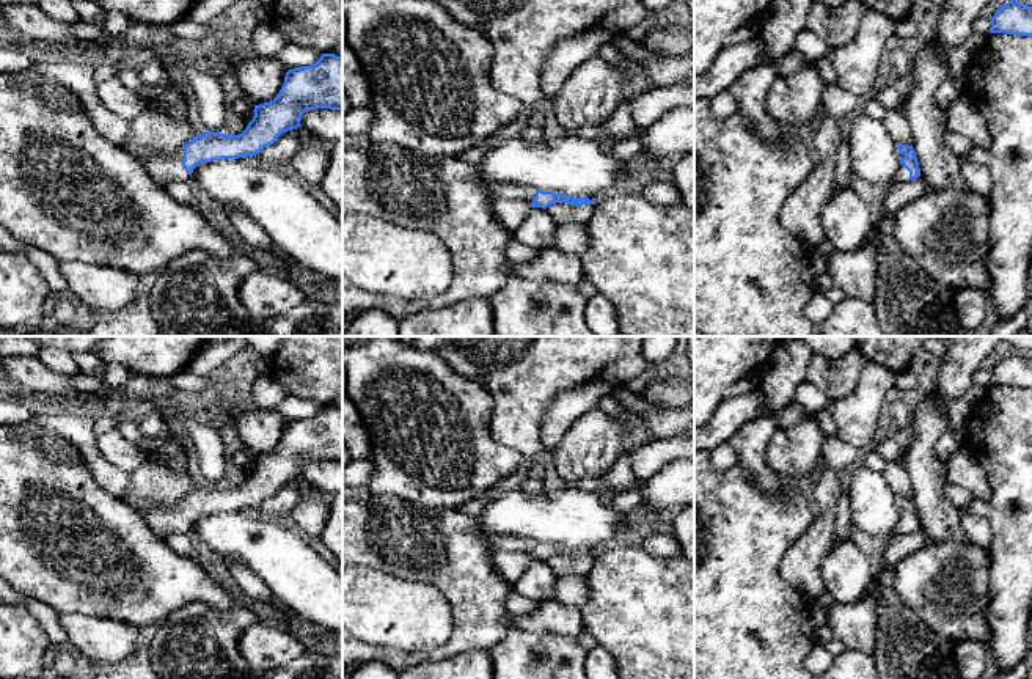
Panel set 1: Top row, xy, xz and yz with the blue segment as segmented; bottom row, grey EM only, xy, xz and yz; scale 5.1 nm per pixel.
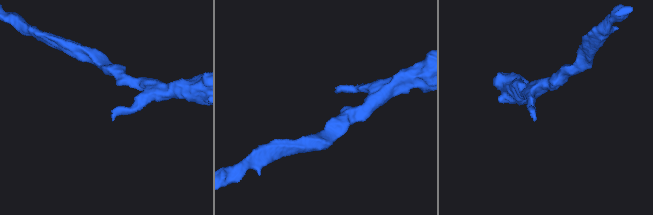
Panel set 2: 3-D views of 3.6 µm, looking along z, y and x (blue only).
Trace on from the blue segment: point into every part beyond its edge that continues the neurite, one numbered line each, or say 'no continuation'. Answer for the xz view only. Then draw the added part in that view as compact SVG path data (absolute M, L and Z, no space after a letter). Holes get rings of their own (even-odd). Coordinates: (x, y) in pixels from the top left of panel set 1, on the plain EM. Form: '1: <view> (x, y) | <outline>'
1: xz (512, 544) | M500 538L492 545L496 550L523 552L529 556L536 550L536 541L526 538Z

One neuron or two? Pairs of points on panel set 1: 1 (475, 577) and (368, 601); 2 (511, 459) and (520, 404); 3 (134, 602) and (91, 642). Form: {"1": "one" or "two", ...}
{"1": "two", "2": "two", "3": "two"}

